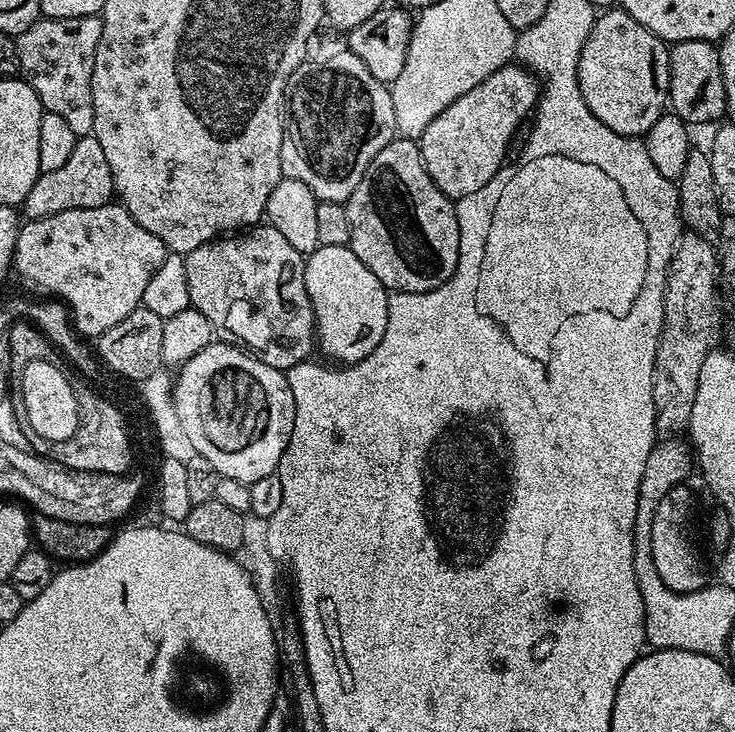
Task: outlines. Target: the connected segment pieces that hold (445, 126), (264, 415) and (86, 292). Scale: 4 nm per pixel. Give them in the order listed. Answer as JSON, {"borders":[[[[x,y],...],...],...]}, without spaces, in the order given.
{"borders":[[[[510,62],[490,74],[486,82],[478,82],[474,90],[466,90],[458,102],[450,102],[450,106],[446,106],[446,110],[442,110],[442,114],[438,114],[438,118],[434,118],[434,122],[430,122],[430,126],[426,126],[426,130],[418,137],[424,165],[430,178],[434,178],[438,190],[442,190],[442,194],[446,194],[453,202],[466,194],[474,194],[474,190],[482,190],[482,186],[486,186],[486,182],[490,182],[490,178],[494,178],[494,174],[504,167],[504,155],[512,144],[512,135],[527,116],[529,119],[539,96],[540,86],[535,77],[519,63]]],[[[213,342],[206,345],[202,350],[198,350],[198,354],[194,354],[194,358],[190,358],[186,363],[179,365],[177,372],[180,373],[177,374],[176,385],[172,388],[172,398],[170,394],[170,408],[176,411],[176,420],[180,423],[180,428],[184,431],[185,438],[192,443],[192,446],[190,446],[191,451],[202,454],[202,458],[207,458],[214,465],[214,470],[218,470],[220,476],[238,478],[238,482],[249,486],[254,482],[258,482],[258,478],[273,475],[280,467],[286,437],[294,430],[296,407],[294,406],[294,394],[290,394],[288,389],[287,375],[279,368],[266,366],[258,357],[249,354],[243,347],[232,342]]],[[[109,202],[90,210],[62,210],[62,214],[50,214],[50,218],[38,218],[37,220],[21,223],[18,242],[16,243],[14,268],[15,271],[20,271],[22,279],[29,280],[36,288],[41,288],[44,291],[41,293],[63,303],[72,317],[77,333],[81,337],[92,336],[92,338],[99,338],[102,334],[106,334],[106,330],[110,330],[110,326],[118,326],[118,322],[122,322],[122,318],[126,318],[126,314],[130,314],[134,309],[141,307],[142,294],[146,294],[146,285],[150,283],[150,278],[154,278],[154,270],[158,270],[158,266],[162,266],[165,255],[164,243],[158,238],[154,238],[154,234],[150,234],[150,230],[142,230],[142,226],[138,226],[138,222],[134,222],[131,214],[119,203]]]]}

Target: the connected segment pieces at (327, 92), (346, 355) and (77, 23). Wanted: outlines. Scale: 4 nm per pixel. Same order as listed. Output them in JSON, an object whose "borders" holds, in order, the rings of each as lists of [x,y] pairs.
{"borders":[[[[349,50],[336,52],[325,60],[311,60],[299,64],[286,82],[282,113],[282,170],[287,179],[310,186],[317,201],[344,204],[350,194],[354,194],[354,186],[362,182],[362,174],[366,174],[366,166],[374,162],[374,154],[397,139],[394,102],[389,85],[374,78],[362,60]]],[[[321,244],[313,252],[307,253],[304,262],[304,281],[306,282],[306,294],[310,298],[312,313],[316,319],[316,342],[319,351],[322,350],[329,356],[327,357],[329,361],[337,360],[335,363],[340,366],[357,364],[359,360],[366,358],[366,354],[374,350],[374,346],[378,346],[378,342],[382,342],[382,334],[386,334],[390,293],[382,286],[382,282],[378,282],[378,278],[374,278],[366,262],[362,262],[362,258],[354,254],[351,246]]],[[[99,15],[82,18],[41,18],[30,26],[16,41],[16,63],[19,75],[38,94],[45,112],[59,114],[74,129],[76,137],[91,136],[94,126],[94,94],[92,75],[94,74],[94,54],[98,50],[98,38],[102,38],[102,22]]]]}

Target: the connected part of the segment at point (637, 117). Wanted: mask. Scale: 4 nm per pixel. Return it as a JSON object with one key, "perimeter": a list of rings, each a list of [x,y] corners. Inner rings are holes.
{"perimeter":[[[613,6],[601,11],[597,15],[594,26],[590,30],[590,34],[586,38],[578,58],[578,86],[582,90],[582,98],[586,102],[586,106],[590,106],[590,114],[594,114],[594,118],[598,118],[598,122],[602,122],[602,126],[610,126],[610,130],[614,130],[614,134],[635,136],[637,138],[644,137],[650,130],[650,126],[654,126],[654,122],[658,122],[658,118],[665,115],[666,109],[669,107],[668,83],[670,82],[670,66],[668,65],[668,50],[669,45],[665,41],[661,40],[659,36],[655,36],[646,26],[642,26],[642,22],[635,20],[630,13],[624,11],[623,7]]]}

